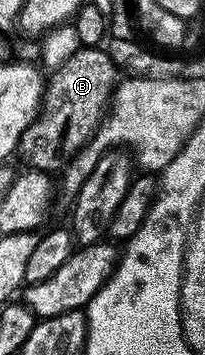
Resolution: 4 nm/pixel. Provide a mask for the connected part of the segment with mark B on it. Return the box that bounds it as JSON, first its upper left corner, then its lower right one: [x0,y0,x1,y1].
[17,46,119,172]

